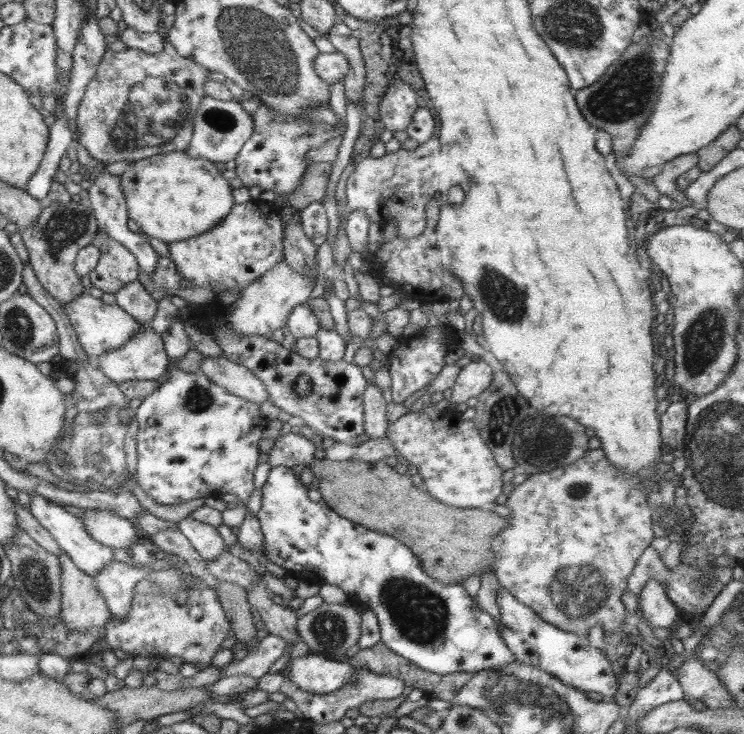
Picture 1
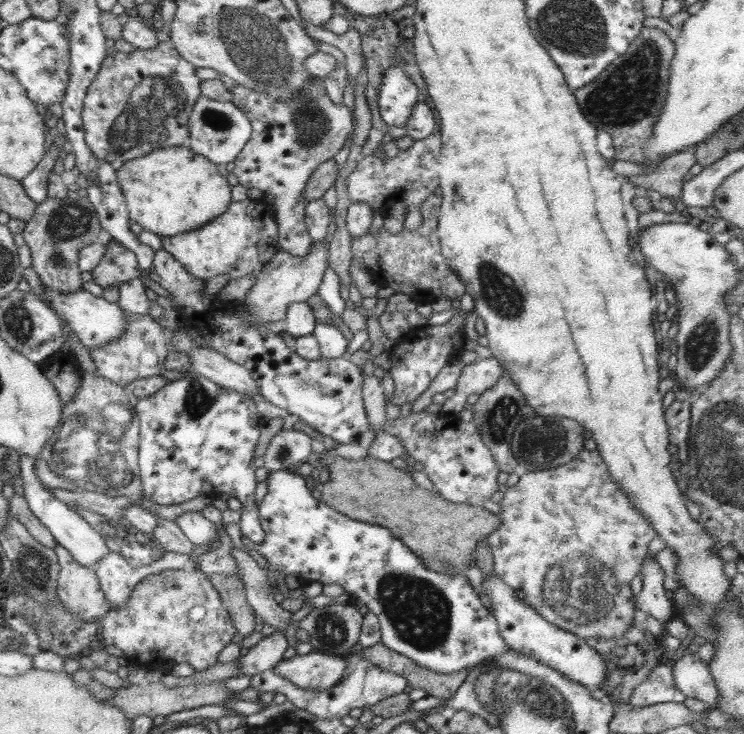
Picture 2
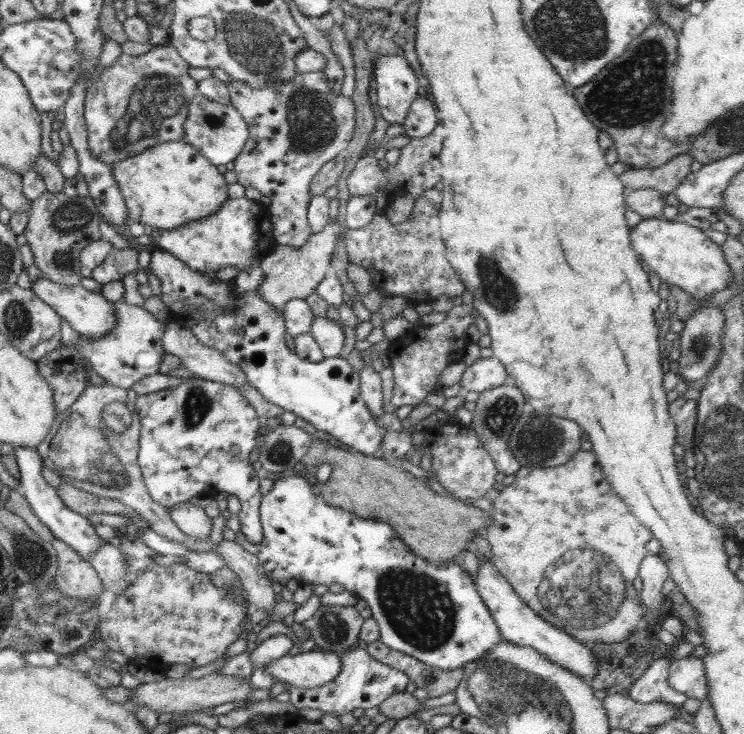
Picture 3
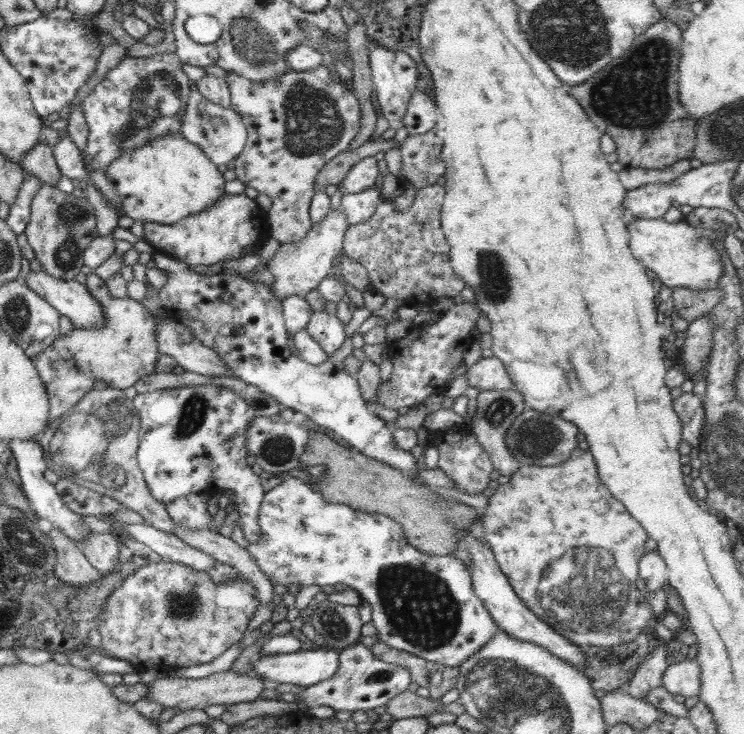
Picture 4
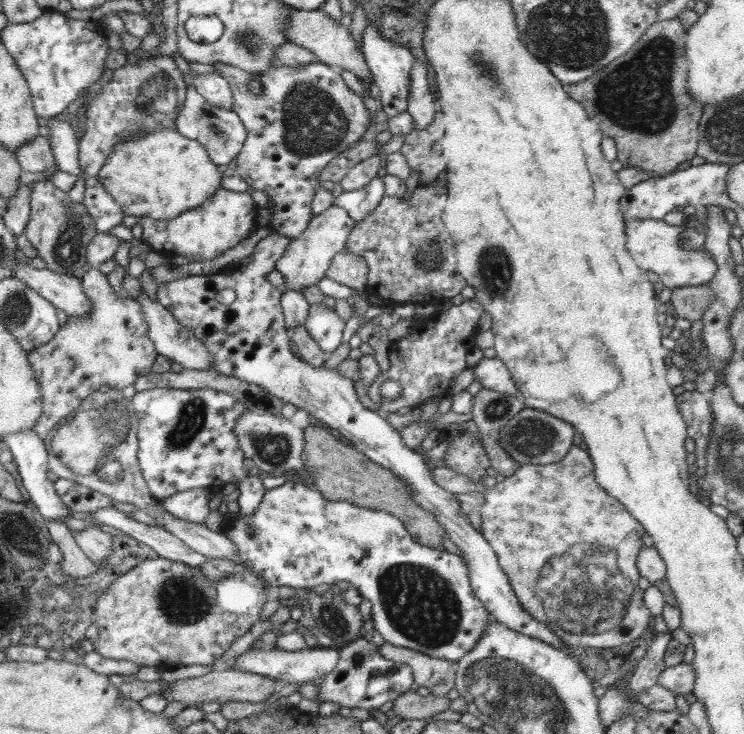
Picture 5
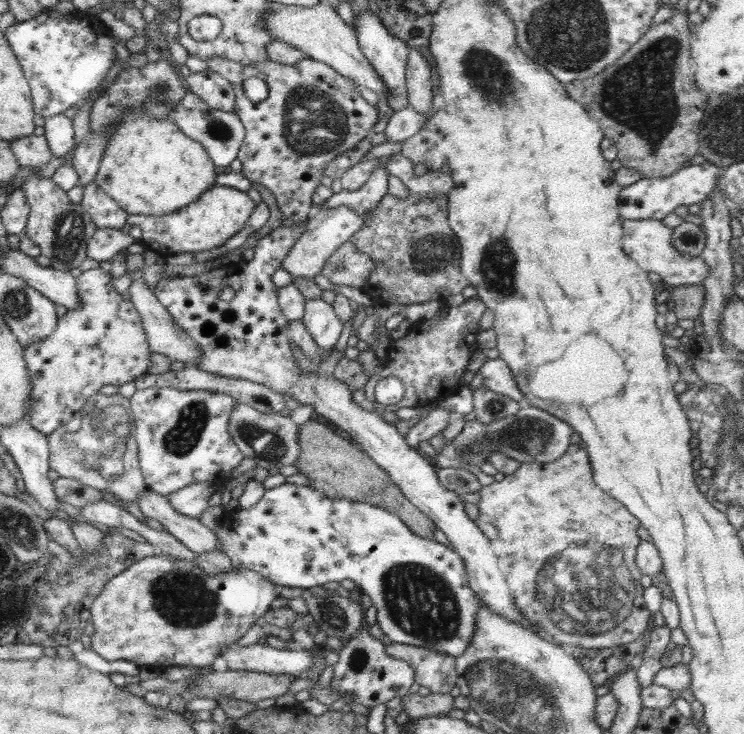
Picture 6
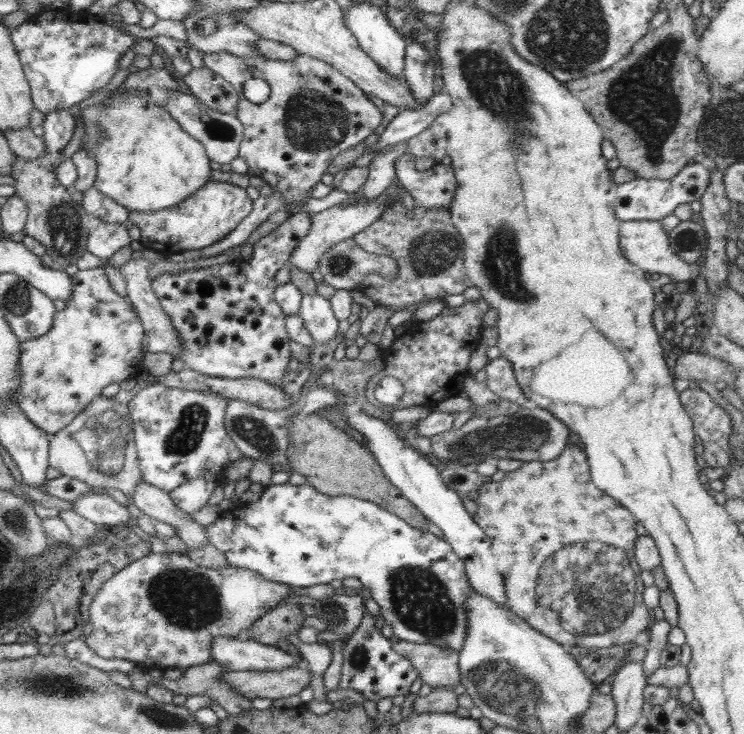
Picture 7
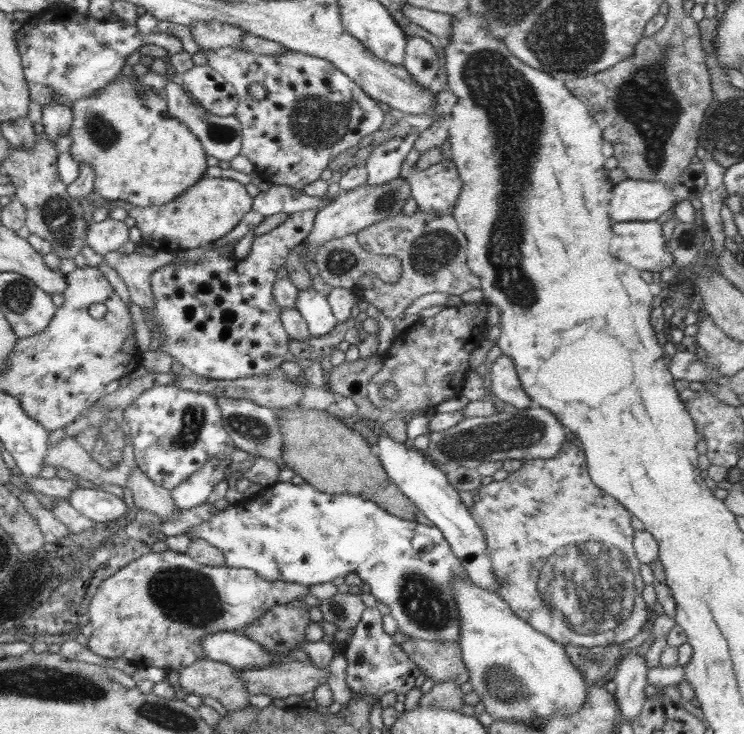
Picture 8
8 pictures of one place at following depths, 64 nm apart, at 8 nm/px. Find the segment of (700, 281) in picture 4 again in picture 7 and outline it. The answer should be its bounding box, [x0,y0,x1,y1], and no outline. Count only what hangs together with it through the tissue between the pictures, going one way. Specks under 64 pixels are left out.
[618,221,700,284]

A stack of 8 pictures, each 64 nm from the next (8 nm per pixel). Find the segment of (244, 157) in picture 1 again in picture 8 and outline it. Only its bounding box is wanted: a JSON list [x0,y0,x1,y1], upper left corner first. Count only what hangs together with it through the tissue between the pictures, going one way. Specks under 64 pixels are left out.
[205,46,385,192]

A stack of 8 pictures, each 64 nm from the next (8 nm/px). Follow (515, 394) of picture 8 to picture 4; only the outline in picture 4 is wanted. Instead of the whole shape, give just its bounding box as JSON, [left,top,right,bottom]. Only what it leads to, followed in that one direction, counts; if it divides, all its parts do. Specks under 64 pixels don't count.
[467,357,512,390]

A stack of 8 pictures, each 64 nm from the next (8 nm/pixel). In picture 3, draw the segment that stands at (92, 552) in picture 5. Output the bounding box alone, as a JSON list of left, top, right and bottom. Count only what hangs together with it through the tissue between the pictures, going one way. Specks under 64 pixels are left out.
[88,539,134,596]

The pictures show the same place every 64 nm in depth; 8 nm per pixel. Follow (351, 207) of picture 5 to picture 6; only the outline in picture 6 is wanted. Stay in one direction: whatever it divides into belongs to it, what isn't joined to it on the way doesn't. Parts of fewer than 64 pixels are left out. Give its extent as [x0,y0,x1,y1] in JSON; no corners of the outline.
[319,158,390,214]

